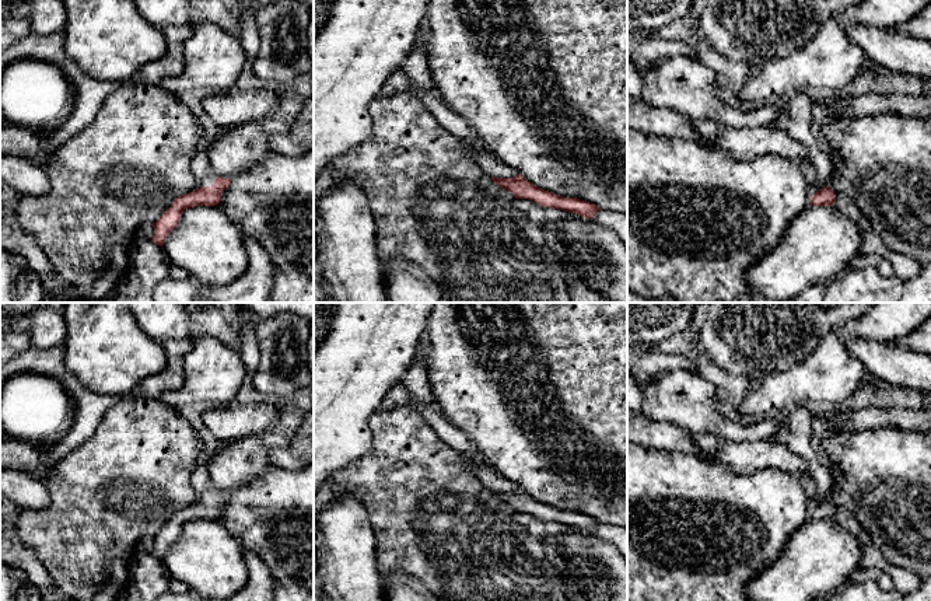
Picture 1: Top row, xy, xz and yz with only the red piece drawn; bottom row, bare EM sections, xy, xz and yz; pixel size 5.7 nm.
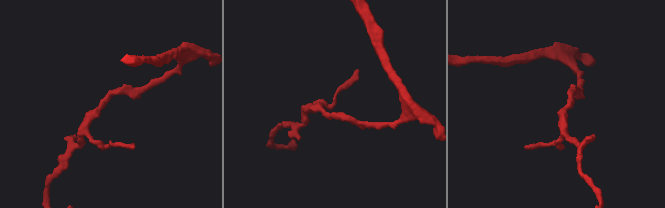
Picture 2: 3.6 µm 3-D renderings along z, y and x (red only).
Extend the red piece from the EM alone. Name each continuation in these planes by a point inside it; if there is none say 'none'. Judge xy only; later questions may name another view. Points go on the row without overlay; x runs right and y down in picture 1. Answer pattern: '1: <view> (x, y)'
1: xy (200, 479)

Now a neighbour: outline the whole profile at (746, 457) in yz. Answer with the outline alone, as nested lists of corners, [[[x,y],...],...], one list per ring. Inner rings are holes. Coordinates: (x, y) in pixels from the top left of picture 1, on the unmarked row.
[[[699,434],[694,440],[703,461],[727,465],[738,474],[777,469],[795,476],[809,475],[806,460],[792,453],[787,444],[771,438],[734,443],[717,434]]]

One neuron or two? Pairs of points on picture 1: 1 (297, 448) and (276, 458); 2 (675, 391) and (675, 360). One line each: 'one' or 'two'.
1: one
2: two

